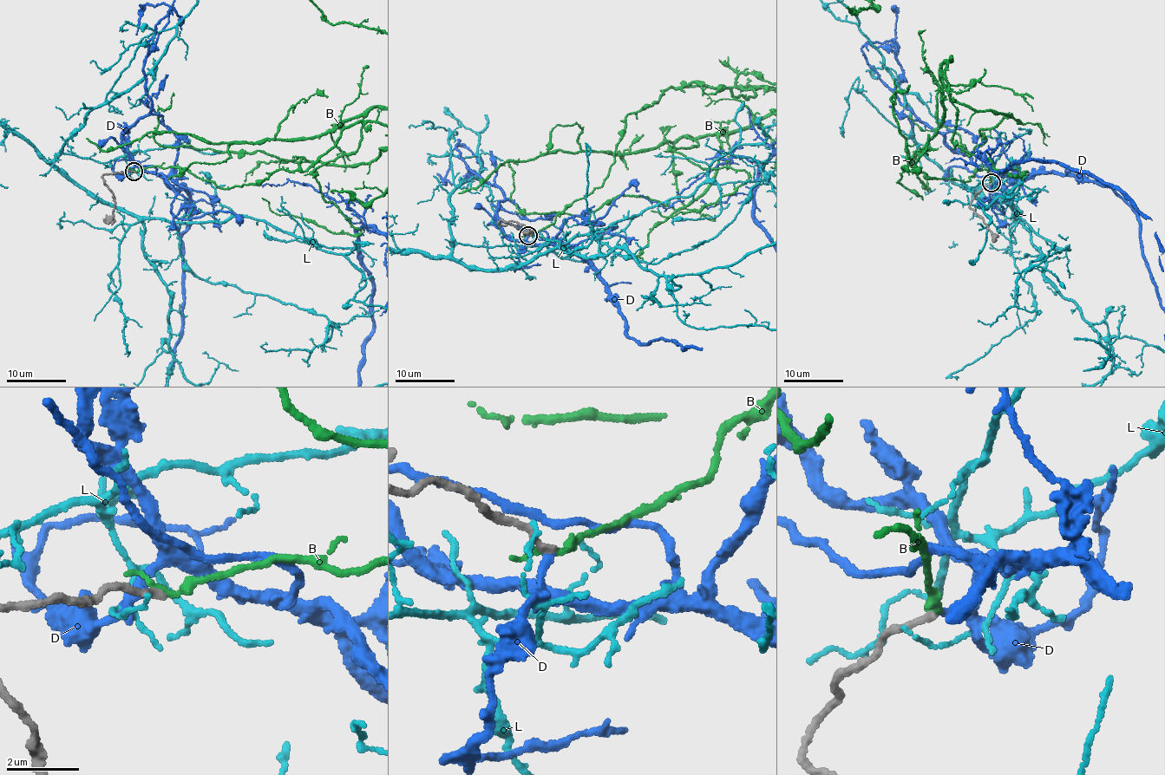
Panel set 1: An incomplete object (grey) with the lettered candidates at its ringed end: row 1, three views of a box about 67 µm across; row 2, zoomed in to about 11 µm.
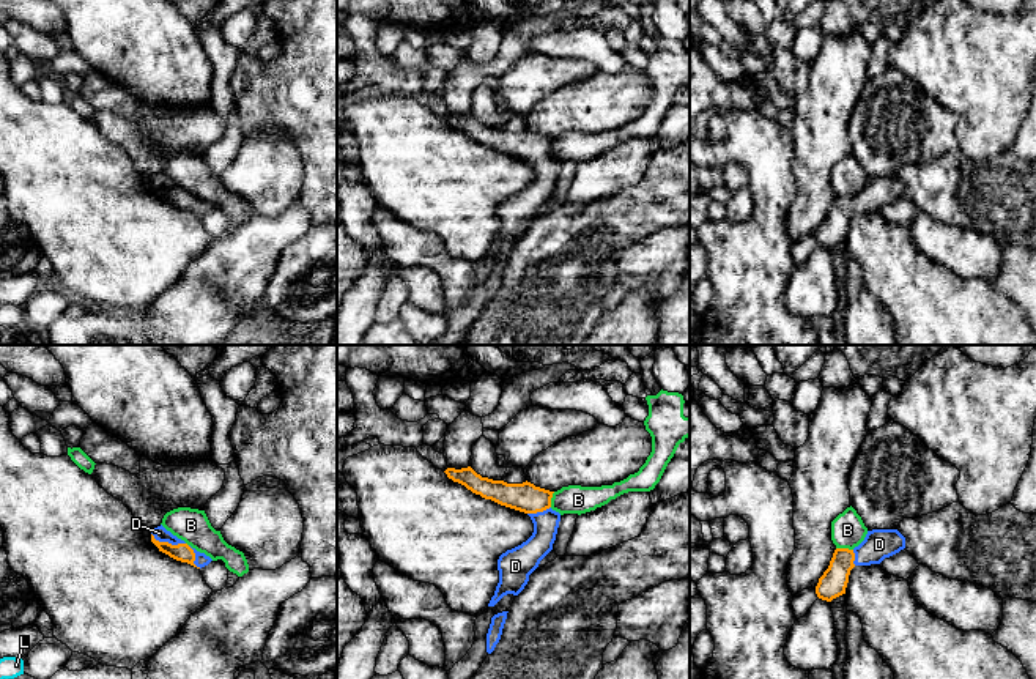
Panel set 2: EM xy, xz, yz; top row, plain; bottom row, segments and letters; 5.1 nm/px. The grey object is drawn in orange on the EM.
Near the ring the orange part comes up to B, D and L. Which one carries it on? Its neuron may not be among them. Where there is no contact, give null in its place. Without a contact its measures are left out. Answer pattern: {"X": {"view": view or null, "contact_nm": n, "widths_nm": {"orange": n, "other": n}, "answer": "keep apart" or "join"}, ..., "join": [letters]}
{"B": {"view": "yz", "contact_nm": 90, "widths_nm": {"orange": 140, "other": 180}, "answer": "keep apart"}, "D": {"view": "xy", "contact_nm": 200, "widths_nm": {"orange": 90, "other": 70}, "answer": "join"}, "L": {"view": null, "answer": "keep apart"}, "join": ["D"]}

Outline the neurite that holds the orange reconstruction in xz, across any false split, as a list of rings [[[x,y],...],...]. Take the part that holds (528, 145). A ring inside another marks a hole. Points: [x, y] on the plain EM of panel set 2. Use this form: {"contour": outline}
{"contour": [[[471,113],[447,115],[444,120],[472,140],[531,164],[534,170],[532,183],[521,192],[502,200],[498,206],[499,230],[488,254],[494,254],[507,241],[518,243],[527,232],[529,222],[553,197],[561,169],[561,161],[551,156],[554,139],[535,134],[527,128],[507,131],[482,124]]]}

